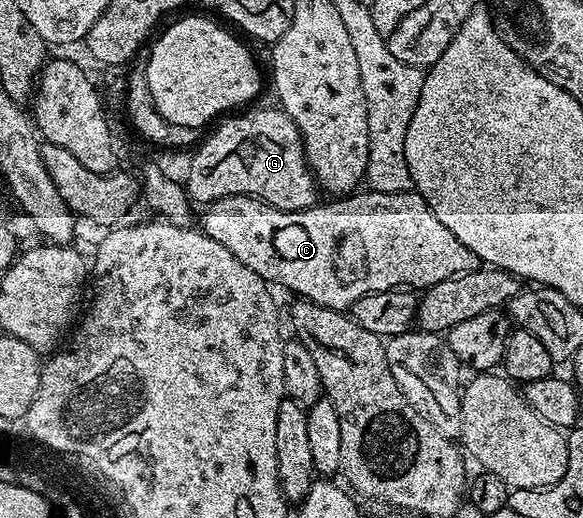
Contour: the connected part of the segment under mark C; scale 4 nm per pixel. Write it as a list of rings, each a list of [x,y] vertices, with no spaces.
[[[355,191],[349,195],[339,196],[337,199],[330,199],[327,205],[323,203],[315,204],[312,209],[301,209],[300,211],[284,211],[272,207],[268,203],[264,203],[259,197],[249,197],[248,195],[228,195],[224,199],[216,199],[209,202],[205,206],[206,209],[202,213],[202,222],[200,228],[212,239],[216,239],[216,243],[228,247],[228,251],[232,251],[232,255],[236,255],[236,259],[240,259],[240,263],[244,263],[244,267],[249,267],[252,271],[256,271],[256,275],[260,275],[260,279],[264,279],[271,286],[283,285],[286,289],[291,289],[301,300],[311,301],[313,305],[320,307],[328,307],[329,309],[349,310],[350,306],[356,303],[356,299],[360,299],[364,295],[372,295],[376,291],[392,291],[393,289],[404,289],[409,287],[414,291],[425,291],[433,287],[436,283],[444,283],[444,279],[452,279],[453,277],[462,277],[466,273],[472,273],[480,268],[478,256],[468,247],[464,247],[464,243],[460,243],[460,239],[456,239],[456,235],[452,235],[452,231],[448,231],[448,227],[444,227],[444,223],[440,223],[440,219],[436,219],[436,215],[432,215],[432,207],[428,207],[428,203],[416,191],[409,193],[376,193],[373,191]]]

